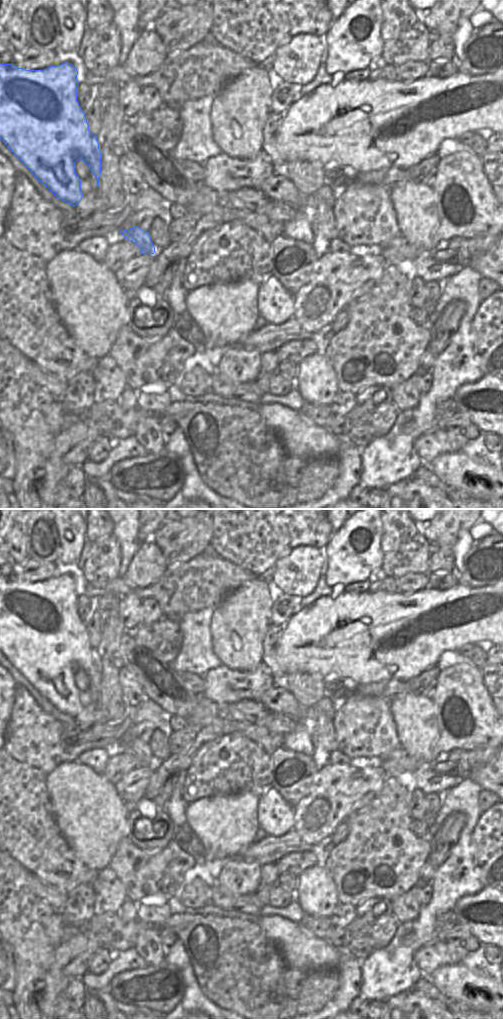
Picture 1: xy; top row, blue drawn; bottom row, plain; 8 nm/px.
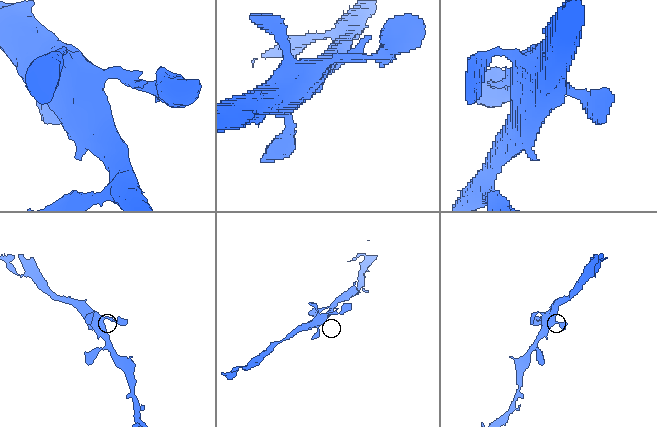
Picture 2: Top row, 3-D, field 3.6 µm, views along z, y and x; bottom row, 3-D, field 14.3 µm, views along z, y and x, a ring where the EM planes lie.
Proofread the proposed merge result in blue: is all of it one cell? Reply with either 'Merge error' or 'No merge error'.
No merge error

